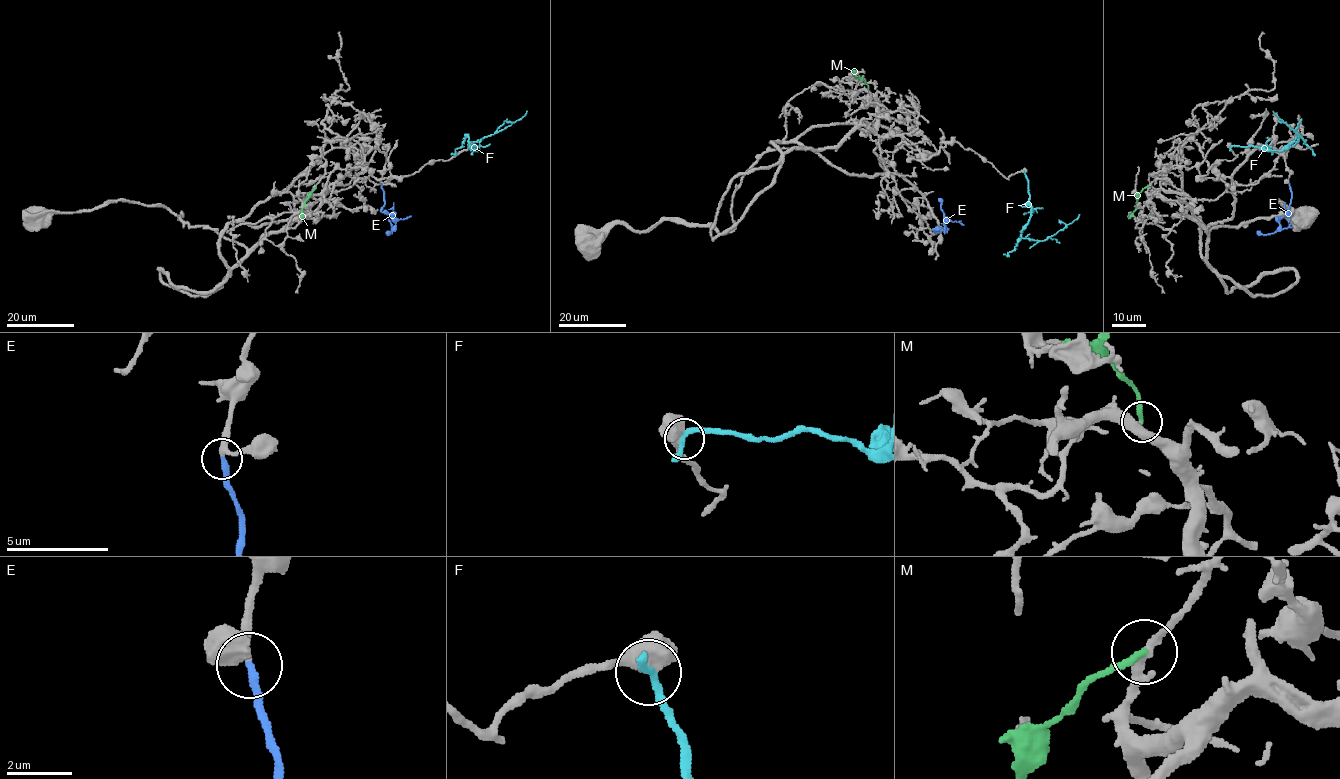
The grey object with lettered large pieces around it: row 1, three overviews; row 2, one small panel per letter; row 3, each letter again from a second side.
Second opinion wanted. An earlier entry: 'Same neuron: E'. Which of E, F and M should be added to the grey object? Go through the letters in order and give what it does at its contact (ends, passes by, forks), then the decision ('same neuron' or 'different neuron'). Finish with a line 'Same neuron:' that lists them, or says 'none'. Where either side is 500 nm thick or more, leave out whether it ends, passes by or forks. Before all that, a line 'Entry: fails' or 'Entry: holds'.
Entry: holds
E: it ends; same neuron
F: different neuron
M: it ends; different neuron
Same neuron: E

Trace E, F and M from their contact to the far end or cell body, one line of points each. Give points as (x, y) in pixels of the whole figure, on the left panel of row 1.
E: (381, 183), (384, 204), (381, 211), (388, 214), (392, 231), (388, 234), (387, 231)
F: (471, 147), (477, 145), (478, 150), (469, 141), (490, 136), (520, 119), (527, 111)
M: (316, 186), (304, 203), (301, 218)

